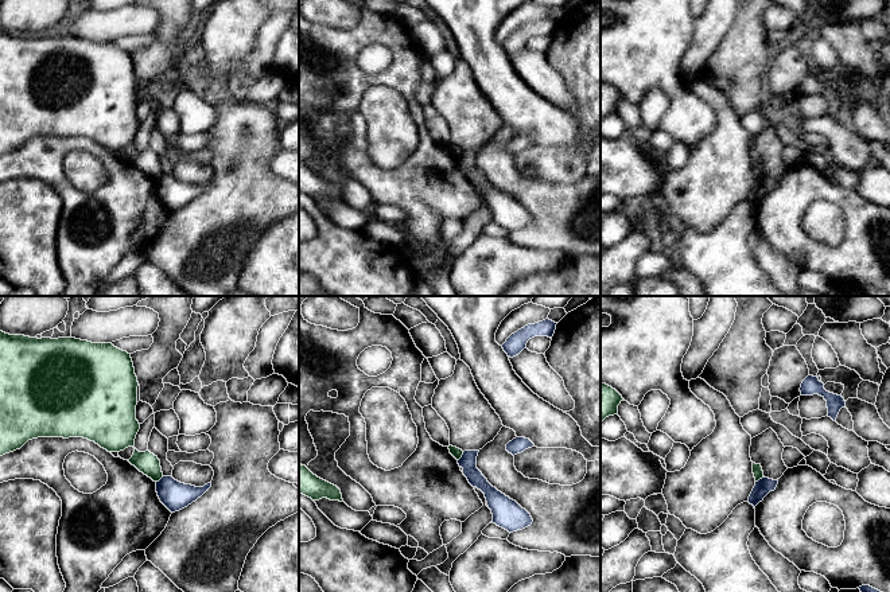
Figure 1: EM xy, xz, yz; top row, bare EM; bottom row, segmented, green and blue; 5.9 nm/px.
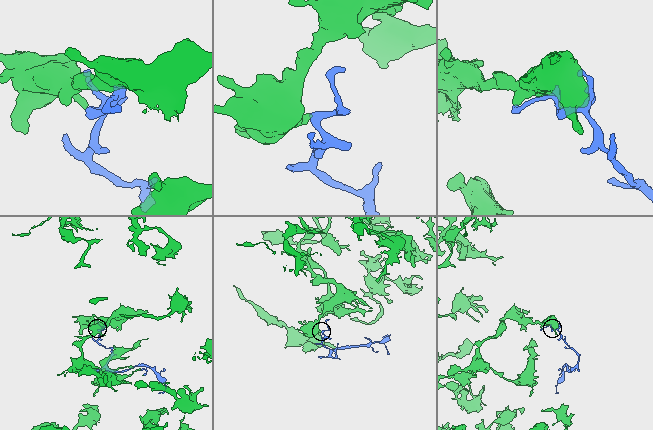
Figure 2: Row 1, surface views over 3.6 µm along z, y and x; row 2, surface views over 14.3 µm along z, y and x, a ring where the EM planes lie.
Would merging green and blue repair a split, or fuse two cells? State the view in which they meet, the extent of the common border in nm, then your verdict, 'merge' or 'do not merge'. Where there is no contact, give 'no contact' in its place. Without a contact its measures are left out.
contact in xz; length 70 nm; do not merge

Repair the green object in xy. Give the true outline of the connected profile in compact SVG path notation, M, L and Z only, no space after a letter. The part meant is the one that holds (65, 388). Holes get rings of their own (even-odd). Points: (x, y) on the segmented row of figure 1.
M0 331L0 456L38 437L83 437L108 452L135 448L140 429L136 420L137 386L131 354L112 343L92 343L71 336L38 339Z

